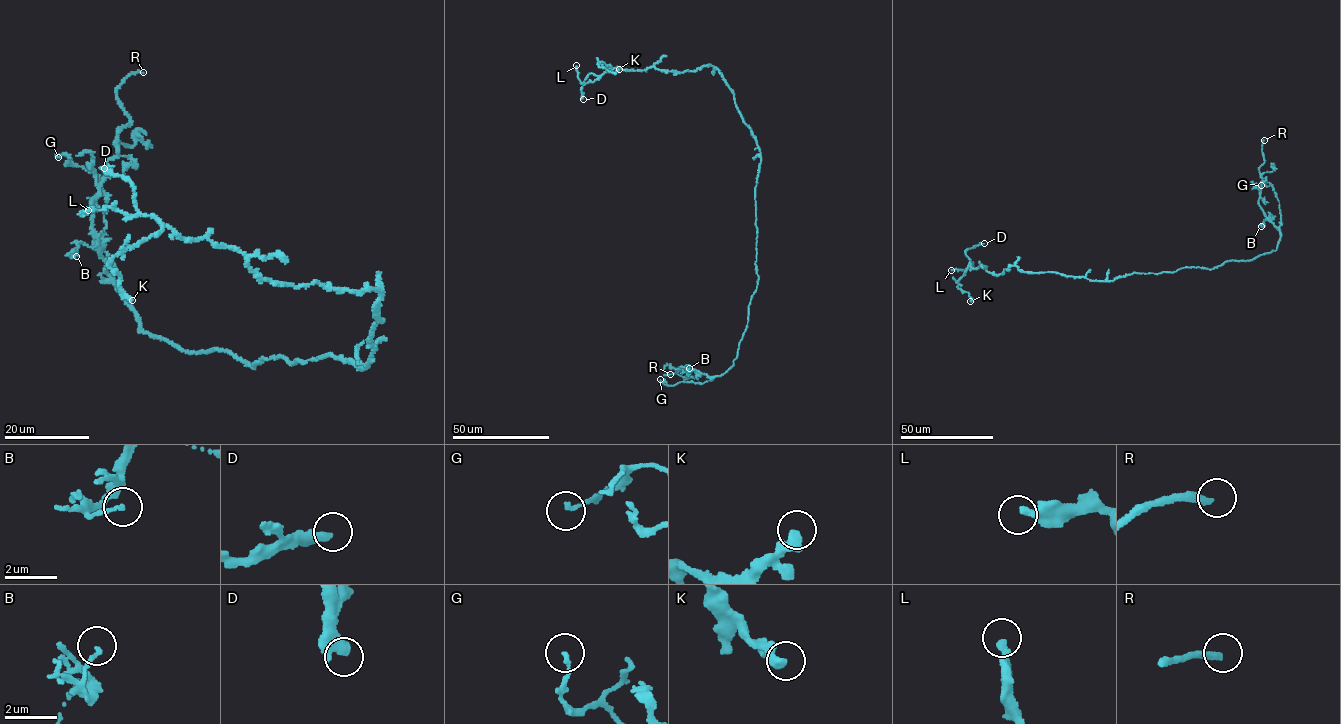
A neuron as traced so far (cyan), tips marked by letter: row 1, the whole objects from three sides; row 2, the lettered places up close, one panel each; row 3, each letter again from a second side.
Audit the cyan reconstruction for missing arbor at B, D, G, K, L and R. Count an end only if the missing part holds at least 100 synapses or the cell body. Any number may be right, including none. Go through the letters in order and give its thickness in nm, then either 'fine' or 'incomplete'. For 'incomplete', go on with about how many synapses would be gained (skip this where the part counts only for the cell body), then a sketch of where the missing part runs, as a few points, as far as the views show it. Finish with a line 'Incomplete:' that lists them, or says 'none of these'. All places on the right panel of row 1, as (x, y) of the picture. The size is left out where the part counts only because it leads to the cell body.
B: 130 nm thick; fine
D: 460 nm thick; fine
G: 130 nm thick; fine
K: 440 nm thick; fine
L: 340 nm thick; fine
R: 280 nm thick; incomplete
Incomplete: R

